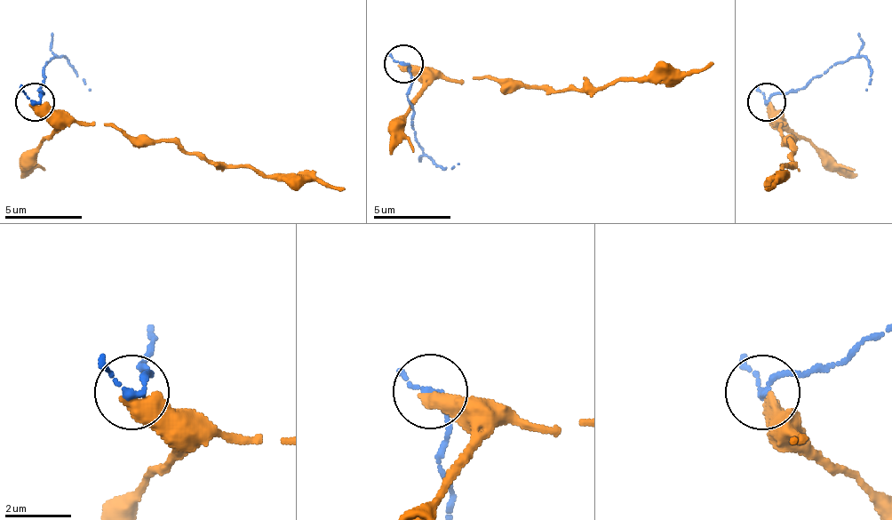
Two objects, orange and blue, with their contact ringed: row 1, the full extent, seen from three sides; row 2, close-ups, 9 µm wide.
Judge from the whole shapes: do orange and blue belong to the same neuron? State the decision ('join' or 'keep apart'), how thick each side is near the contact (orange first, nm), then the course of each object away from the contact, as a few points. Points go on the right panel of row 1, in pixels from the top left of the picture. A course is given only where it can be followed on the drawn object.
keep apart | 480/160 nm | orange via (767, 103), (783, 122), (778, 130), (790, 141), (794, 161), (786, 164), (783, 176), (763, 188) | blue via (767, 103), (775, 95), (806, 87), (856, 57), (867, 60), (867, 92)

